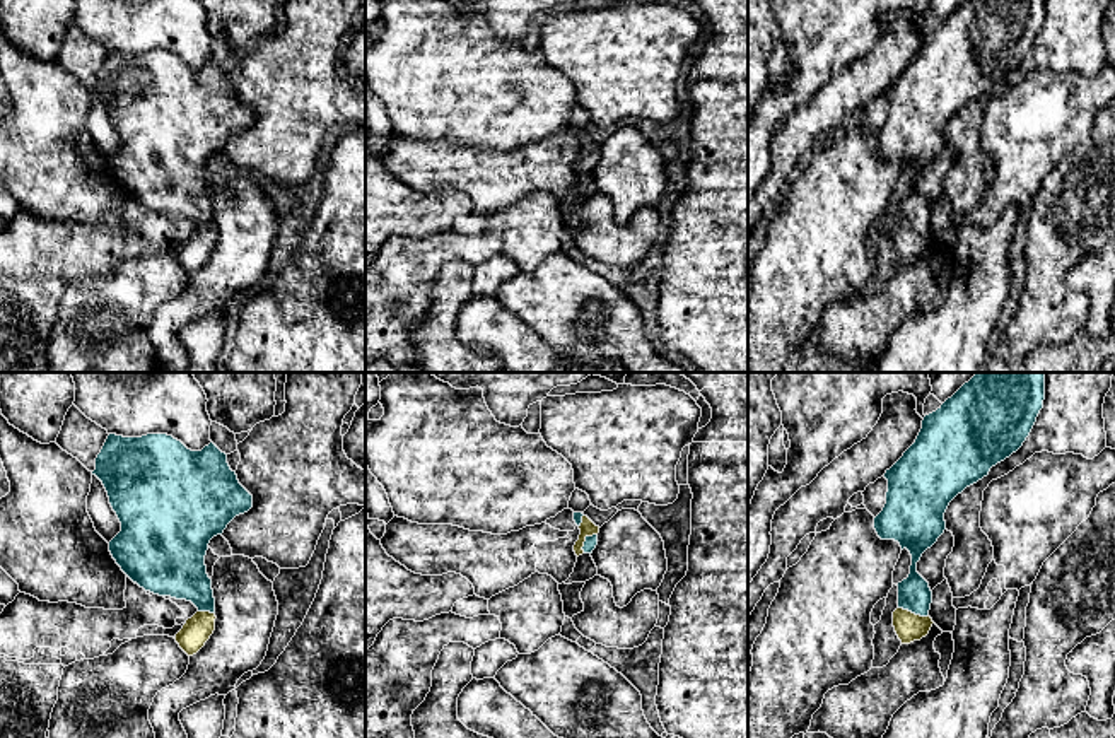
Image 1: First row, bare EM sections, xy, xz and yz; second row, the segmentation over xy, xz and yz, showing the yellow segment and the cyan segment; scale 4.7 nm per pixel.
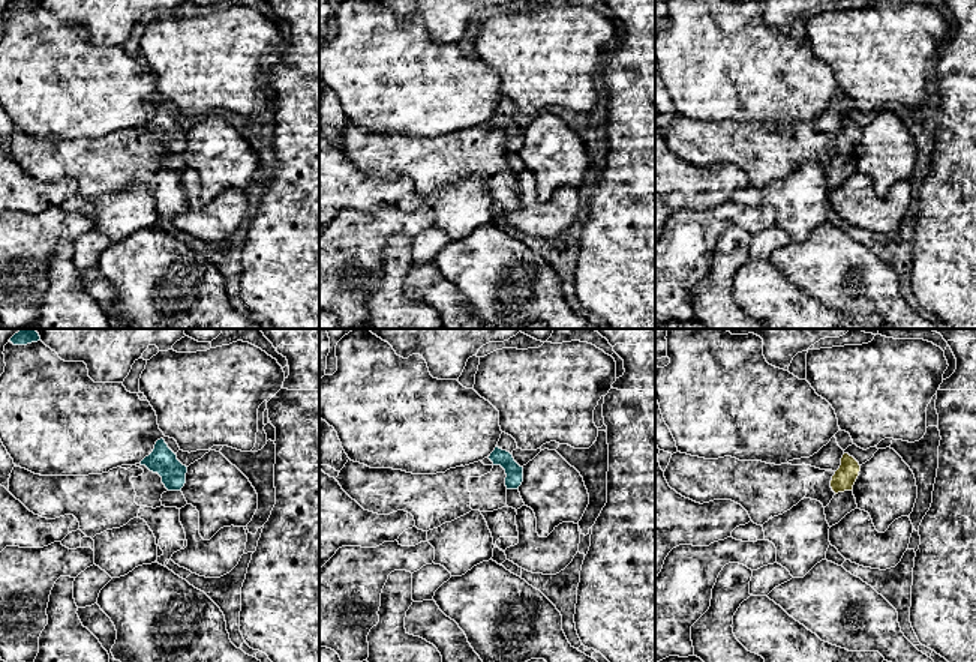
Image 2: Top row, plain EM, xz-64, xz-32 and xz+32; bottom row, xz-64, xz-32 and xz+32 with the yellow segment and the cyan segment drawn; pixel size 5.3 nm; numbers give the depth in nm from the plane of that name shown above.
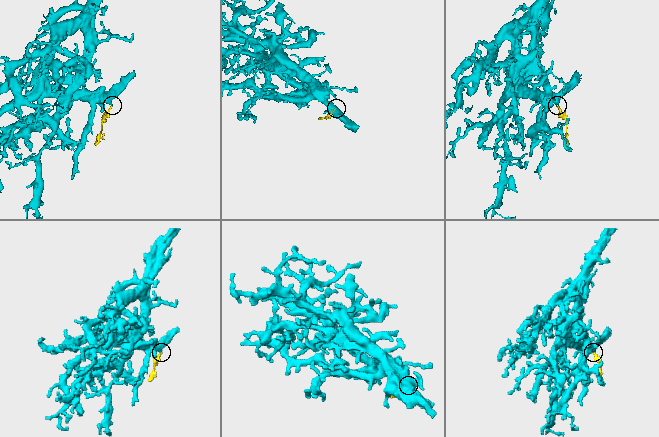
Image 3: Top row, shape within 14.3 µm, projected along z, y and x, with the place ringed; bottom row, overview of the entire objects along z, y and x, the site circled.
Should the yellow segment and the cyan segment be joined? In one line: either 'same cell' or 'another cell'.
same cell

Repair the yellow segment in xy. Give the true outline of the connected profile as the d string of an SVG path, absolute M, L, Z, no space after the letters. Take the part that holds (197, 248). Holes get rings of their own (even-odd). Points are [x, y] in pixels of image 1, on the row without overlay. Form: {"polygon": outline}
{"polygon": "M109 51L92 92L102 99L121 140L121 149L109 159L109 169L121 188L145 208L186 217L198 226L174 255L188 273L196 272L213 251L217 236L212 196L205 183L208 161L236 133L253 125L253 113L239 101L227 72L213 60L201 68L191 68L167 51Z"}

